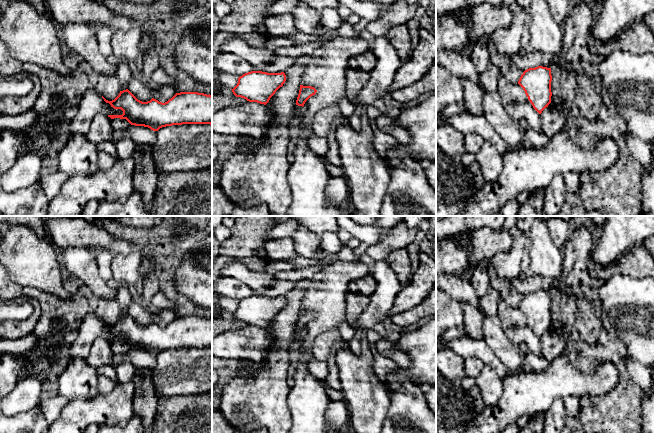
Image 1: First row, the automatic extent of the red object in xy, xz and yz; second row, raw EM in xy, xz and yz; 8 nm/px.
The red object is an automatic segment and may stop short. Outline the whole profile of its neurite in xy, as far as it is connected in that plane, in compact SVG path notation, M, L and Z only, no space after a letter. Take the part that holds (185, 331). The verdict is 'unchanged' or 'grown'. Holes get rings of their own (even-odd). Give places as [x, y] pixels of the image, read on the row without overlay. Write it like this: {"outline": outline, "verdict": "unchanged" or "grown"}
{"outline": "M128 313L120 315L112 325L102 322L114 333L121 333L122 339L108 339L111 343L126 343L131 349L148 351L158 355L162 351L182 348L210 348L212 349L212 320L198 316L176 317L167 326L162 327L152 322L150 325L138 324Z", "verdict": "unchanged"}

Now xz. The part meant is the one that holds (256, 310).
{"outline": "M251 295L240 300L237 309L231 314L236 321L266 329L285 305L284 296Z", "verdict": "unchanged"}

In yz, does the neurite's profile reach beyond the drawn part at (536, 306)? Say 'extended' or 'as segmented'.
as segmented

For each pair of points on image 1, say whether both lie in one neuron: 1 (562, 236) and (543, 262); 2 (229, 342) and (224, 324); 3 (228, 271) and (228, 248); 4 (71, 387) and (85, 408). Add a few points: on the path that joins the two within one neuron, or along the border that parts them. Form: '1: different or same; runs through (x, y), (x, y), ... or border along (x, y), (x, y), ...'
1: different; border along (546, 226), (551, 240), (561, 249)
2: different; border along (231, 329), (222, 333)
3: different; border along (222, 266), (240, 260), (251, 269)
4: different; border along (99, 393), (90, 397), (72, 400)

